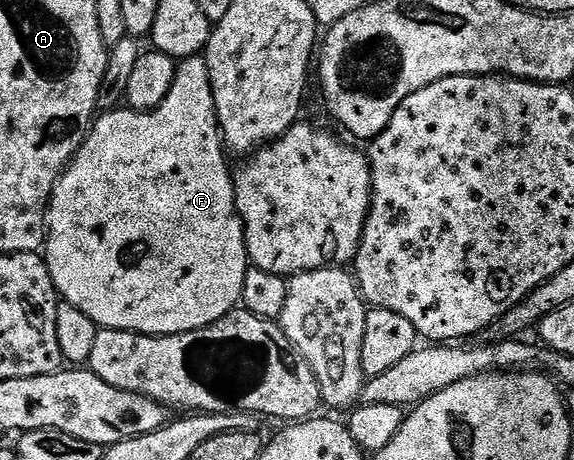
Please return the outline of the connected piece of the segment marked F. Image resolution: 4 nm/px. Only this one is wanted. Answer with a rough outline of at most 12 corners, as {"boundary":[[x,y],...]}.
{"boundary":[[204,55],[94,119],[53,187],[57,295],[144,336],[251,267]]}

